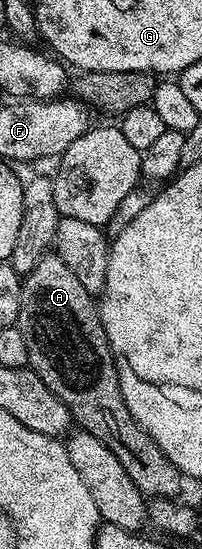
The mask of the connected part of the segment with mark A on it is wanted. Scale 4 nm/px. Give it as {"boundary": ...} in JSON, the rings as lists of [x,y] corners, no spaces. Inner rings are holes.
{"boundary":[[[55,253],[44,255],[23,280],[22,309],[16,326],[26,340],[28,366],[42,377],[46,389],[70,409],[75,426],[94,433],[94,437],[122,461],[122,469],[130,473],[130,481],[138,485],[145,497],[179,496],[180,486],[186,483],[185,476],[180,474],[174,461],[158,449],[154,437],[134,421],[130,409],[126,409],[116,359],[106,341],[106,329],[102,329],[97,300],[82,289],[82,281],[74,277],[66,261]]]}

